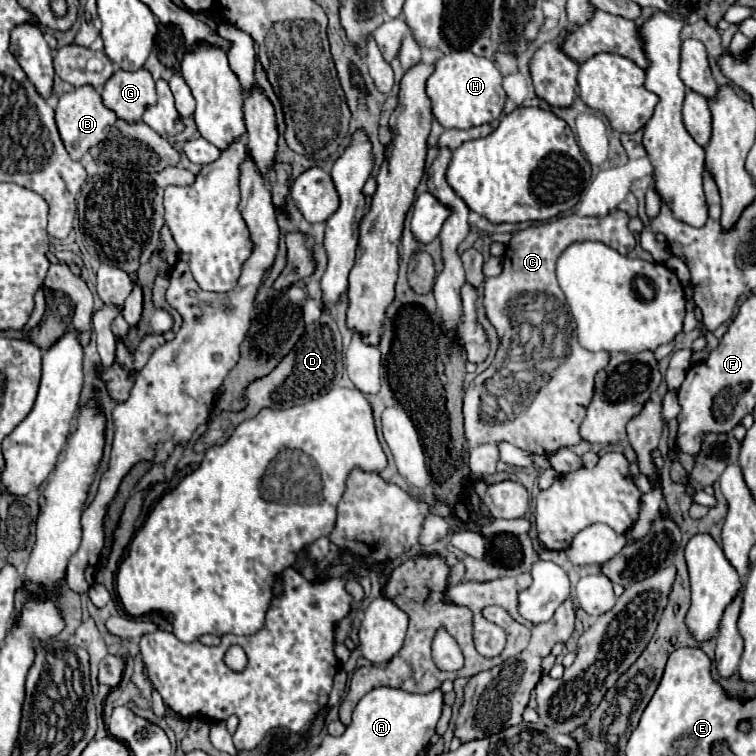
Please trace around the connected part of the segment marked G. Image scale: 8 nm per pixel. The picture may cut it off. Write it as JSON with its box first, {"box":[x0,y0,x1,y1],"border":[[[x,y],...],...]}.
{"box":[102,68,156,124],"border":[[[144,68],[136,72],[114,72],[104,84],[102,102],[120,120],[128,124],[142,122],[144,110],[156,104],[156,90],[150,72]]]}

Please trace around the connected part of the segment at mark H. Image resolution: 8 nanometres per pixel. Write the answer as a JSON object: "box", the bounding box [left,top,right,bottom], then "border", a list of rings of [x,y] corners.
{"box":[426,50,506,128],"border":[[[454,50],[434,62],[434,72],[430,74],[426,82],[426,94],[432,102],[432,114],[444,128],[472,128],[480,124],[488,124],[500,118],[504,102],[506,102],[506,92],[502,88],[502,74],[494,66],[494,62],[472,54],[470,50]]]}

